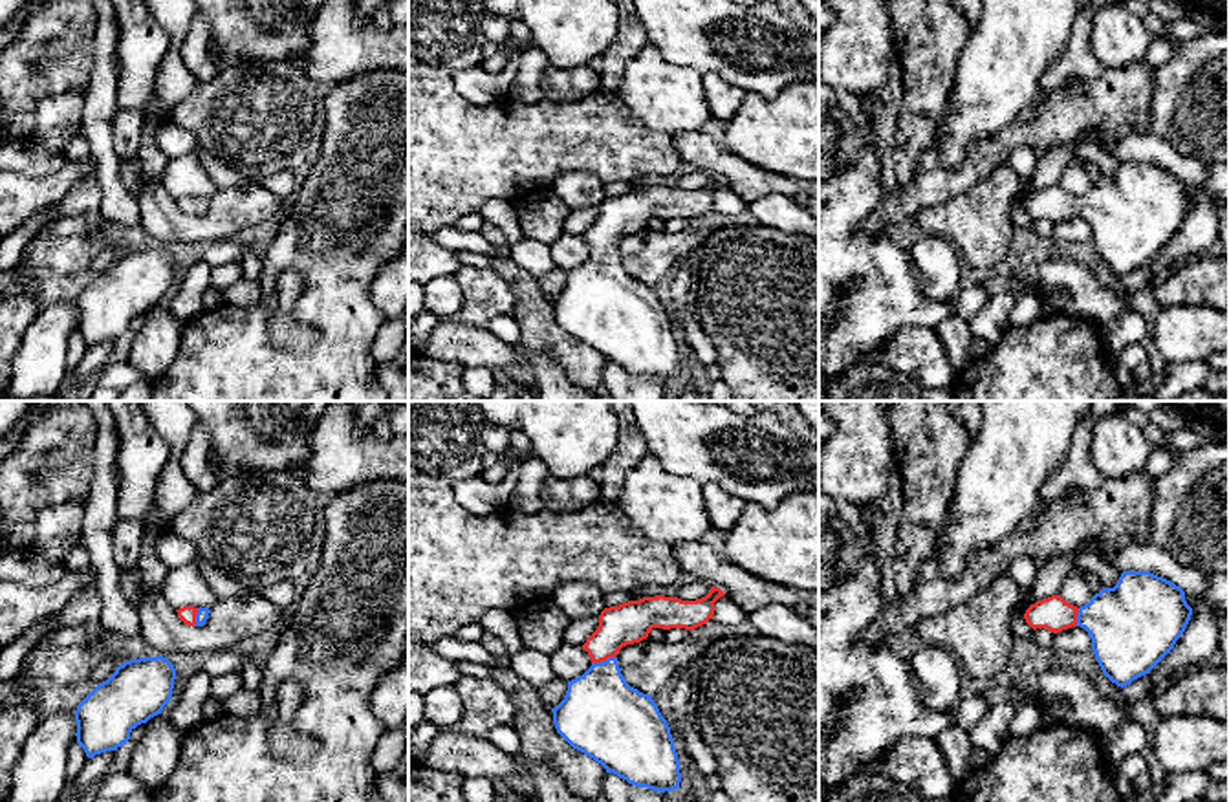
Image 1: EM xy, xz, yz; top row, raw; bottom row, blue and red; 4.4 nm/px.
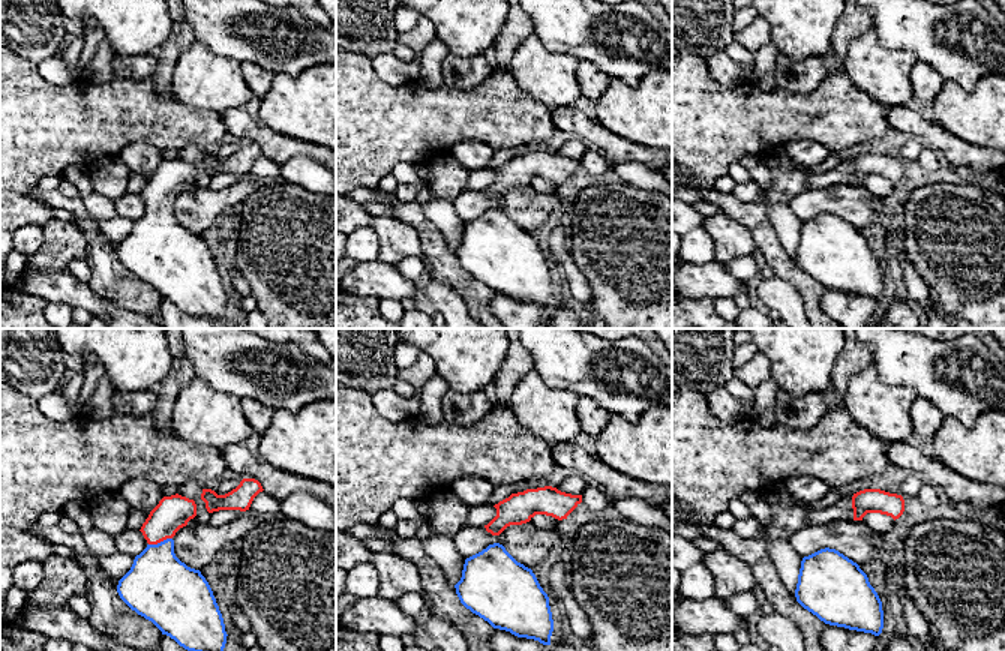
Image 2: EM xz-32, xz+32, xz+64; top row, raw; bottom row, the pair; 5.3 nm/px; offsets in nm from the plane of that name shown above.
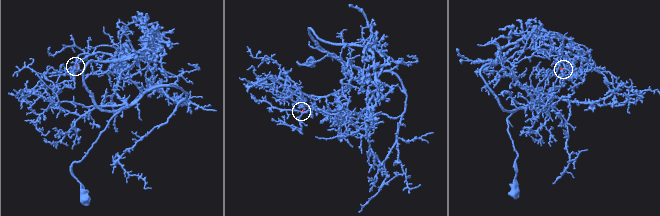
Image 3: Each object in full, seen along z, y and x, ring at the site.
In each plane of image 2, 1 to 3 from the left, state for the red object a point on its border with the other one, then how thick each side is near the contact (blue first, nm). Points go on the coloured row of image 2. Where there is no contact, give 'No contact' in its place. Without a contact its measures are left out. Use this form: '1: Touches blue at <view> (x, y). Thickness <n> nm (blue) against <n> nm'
1: Touches blue at xz-32 (161, 542). Thickness 360 nm (blue) against 180 nm
2: No contact
3: No contact

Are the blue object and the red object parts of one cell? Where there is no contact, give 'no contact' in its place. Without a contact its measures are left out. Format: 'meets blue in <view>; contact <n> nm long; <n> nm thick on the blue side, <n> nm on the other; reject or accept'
meets blue in xz; contact 110 nm long; 360 nm thick on the blue side, 180 nm on the other; accept

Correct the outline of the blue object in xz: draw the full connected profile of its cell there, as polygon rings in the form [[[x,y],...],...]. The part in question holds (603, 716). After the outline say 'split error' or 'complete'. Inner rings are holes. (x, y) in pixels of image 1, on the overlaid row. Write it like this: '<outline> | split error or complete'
[[[720,588],[696,601],[643,597],[604,608],[582,648],[592,667],[568,681],[564,699],[551,709],[557,732],[577,751],[637,787],[680,787],[680,760],[667,720],[652,696],[630,687],[617,652],[648,637],[652,628],[694,630],[714,615]]] | split error

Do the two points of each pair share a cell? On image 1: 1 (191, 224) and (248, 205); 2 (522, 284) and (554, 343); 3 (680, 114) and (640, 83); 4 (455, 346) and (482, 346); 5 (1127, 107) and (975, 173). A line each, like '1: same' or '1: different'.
1: same
2: same
3: same
4: same
5: same

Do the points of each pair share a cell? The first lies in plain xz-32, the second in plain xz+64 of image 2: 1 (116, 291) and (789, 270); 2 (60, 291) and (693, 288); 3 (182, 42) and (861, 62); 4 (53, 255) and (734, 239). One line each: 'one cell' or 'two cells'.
1: one cell
2: one cell
3: two cells
4: one cell

